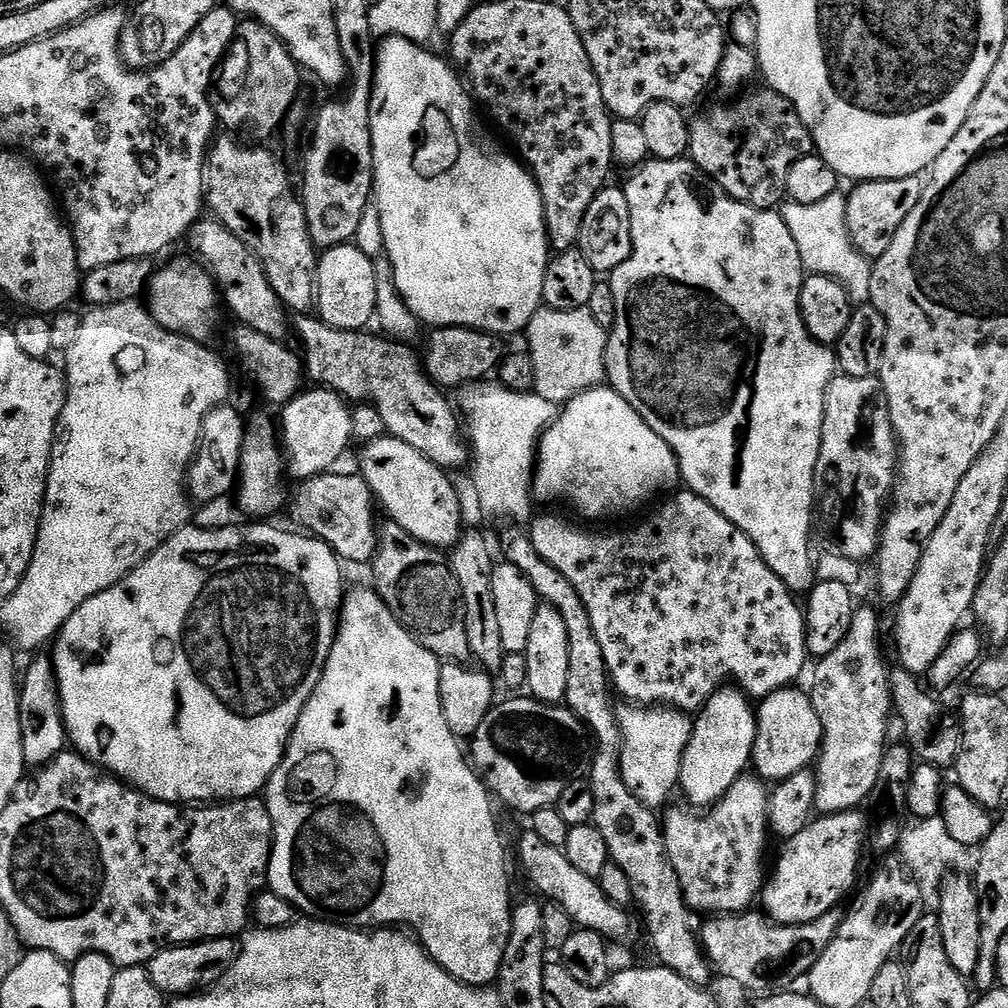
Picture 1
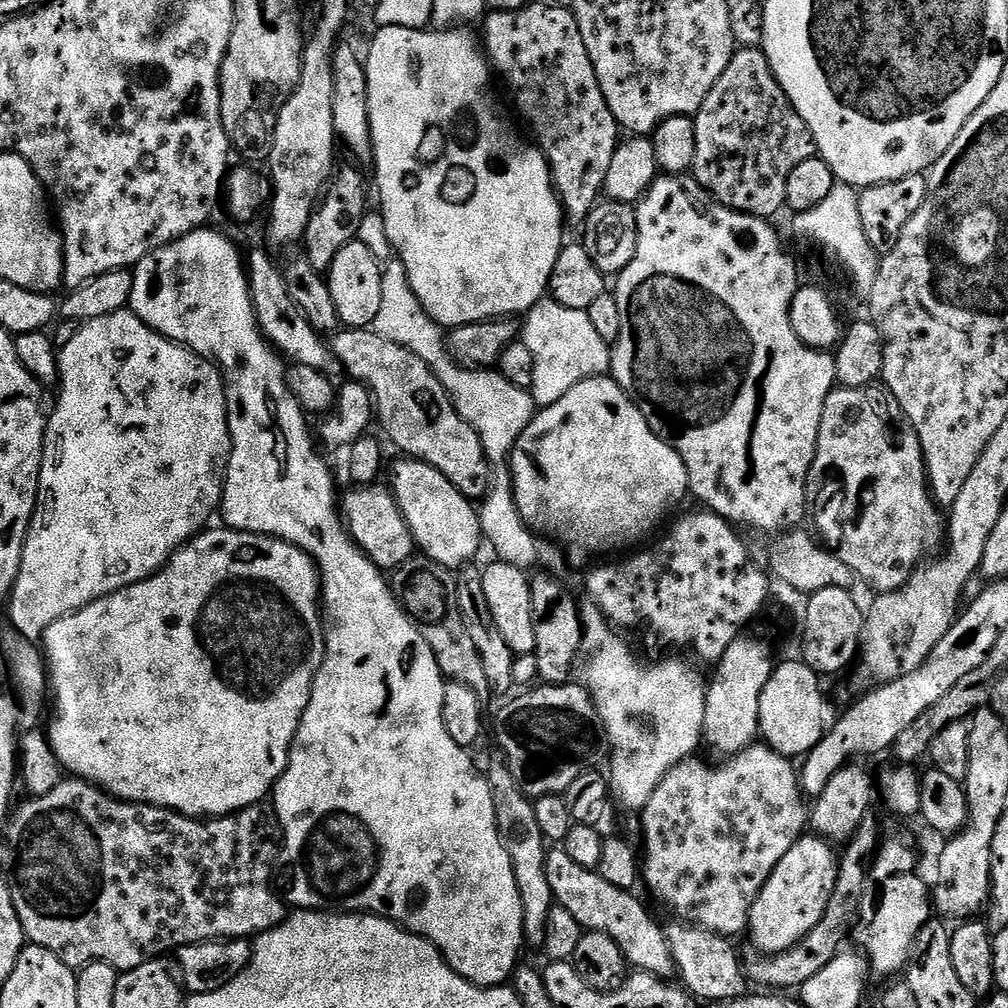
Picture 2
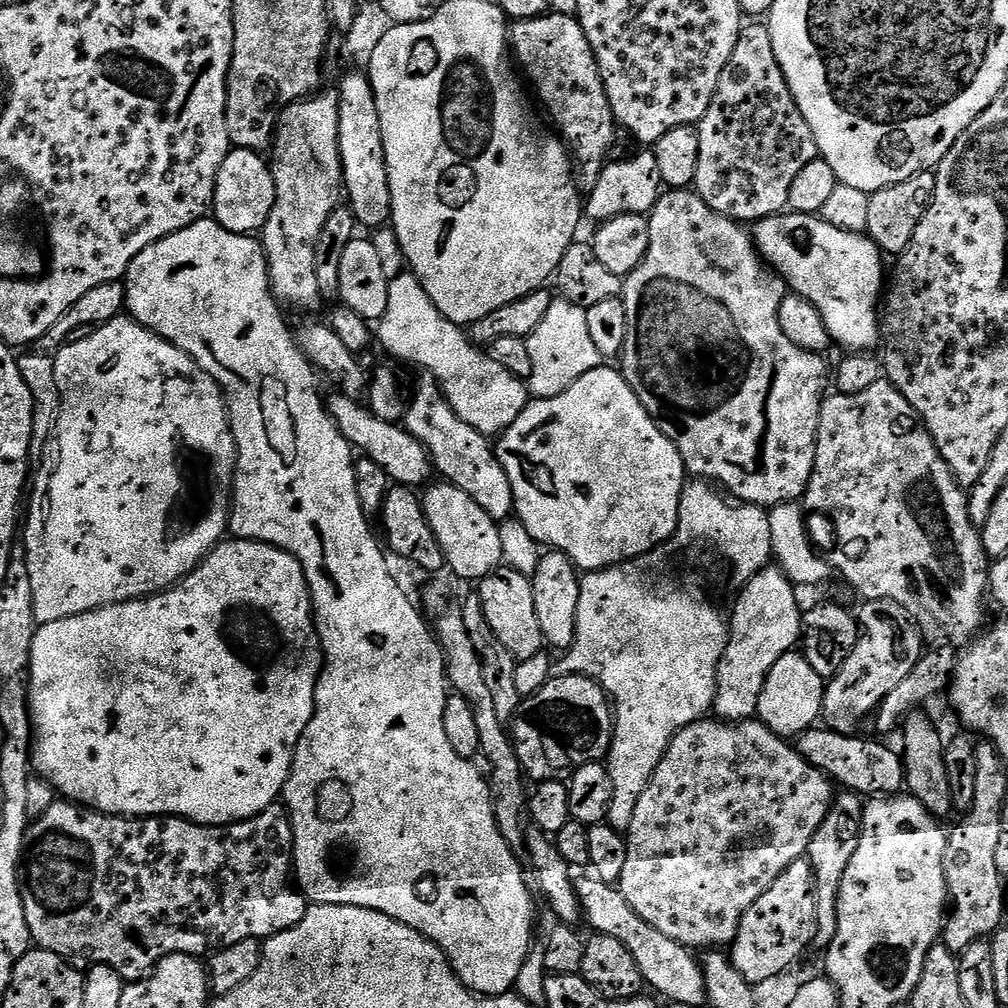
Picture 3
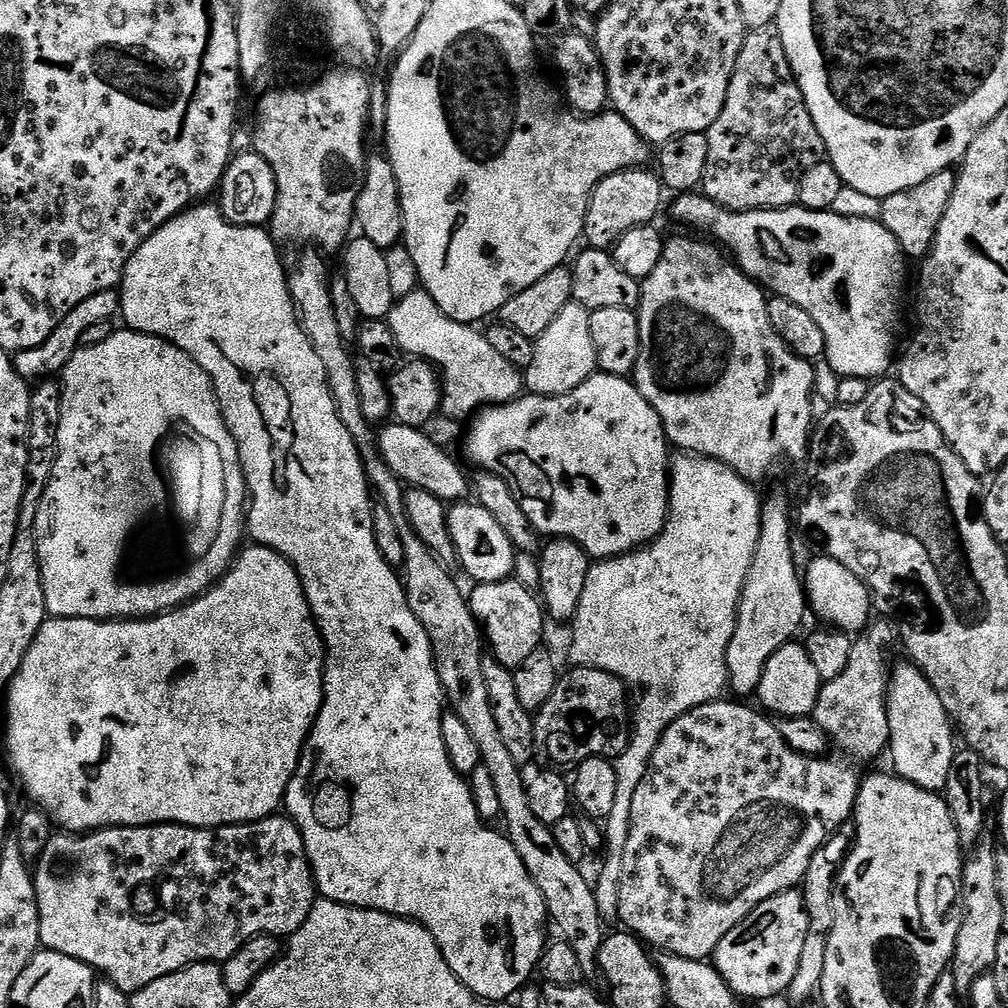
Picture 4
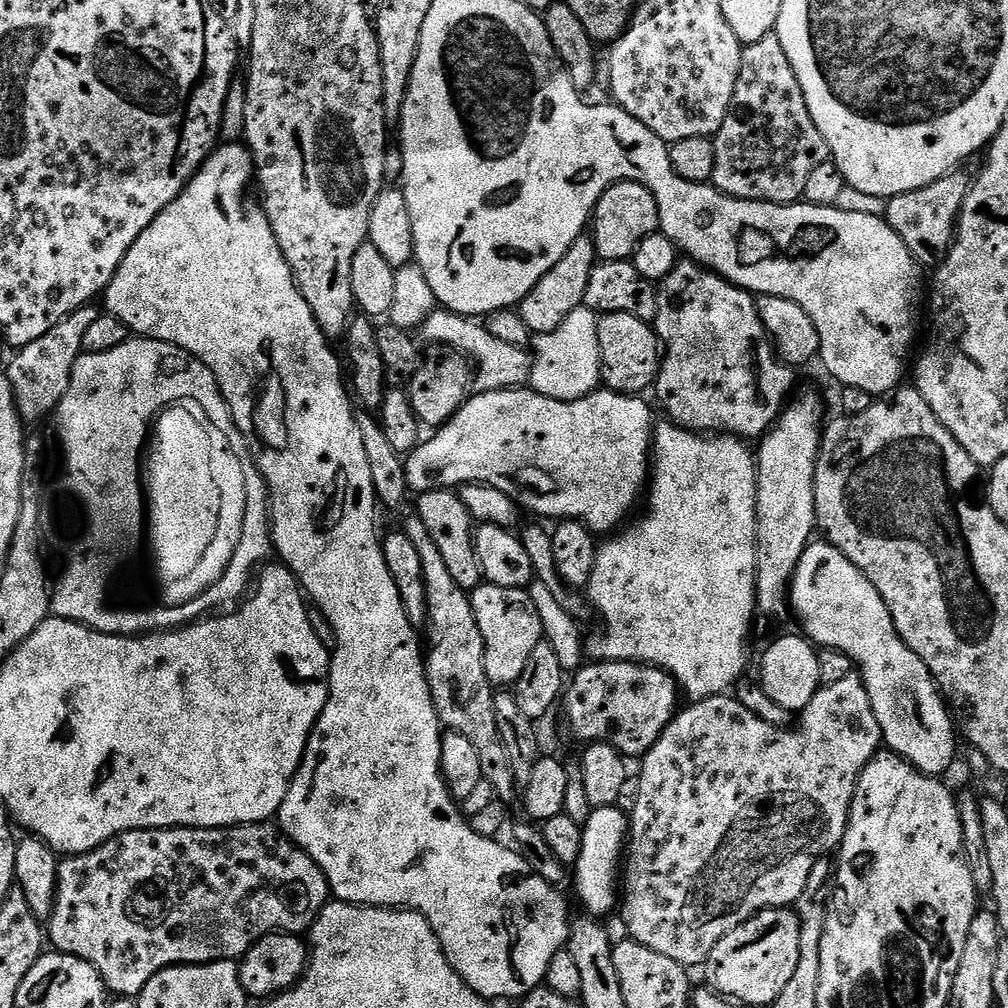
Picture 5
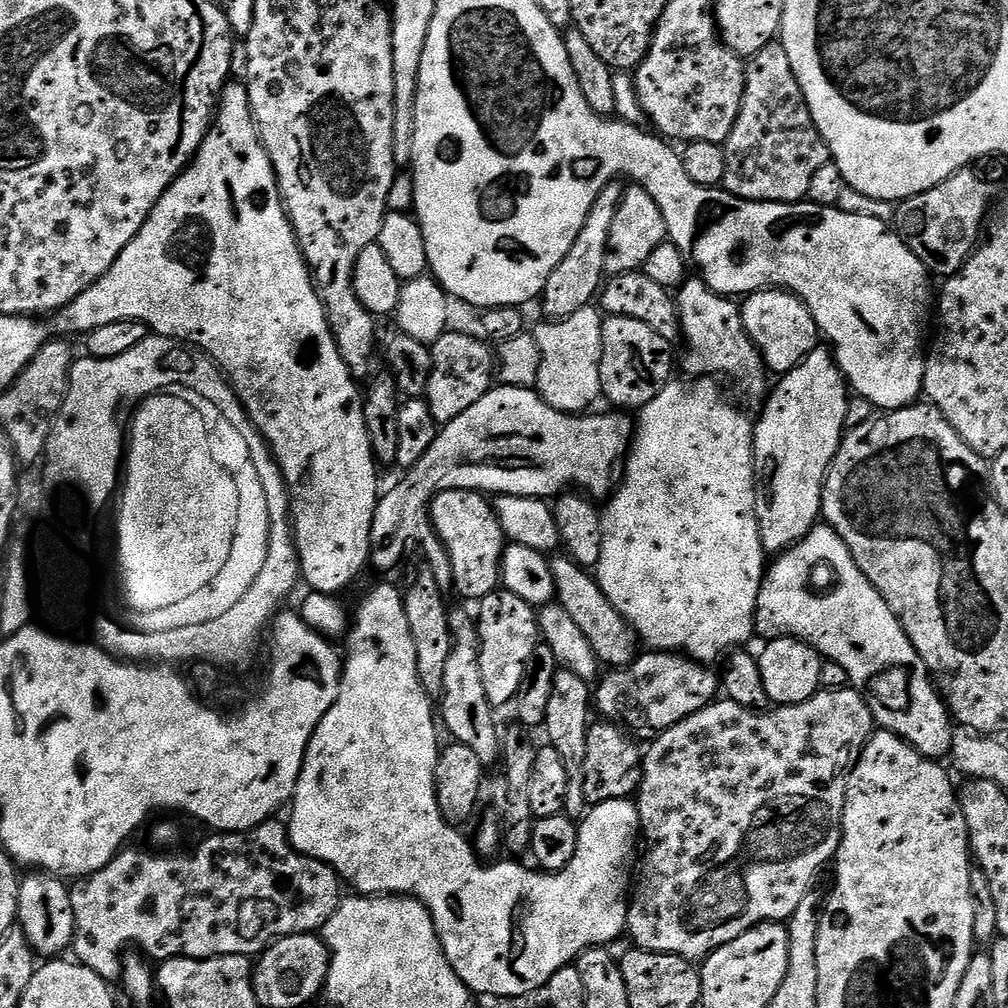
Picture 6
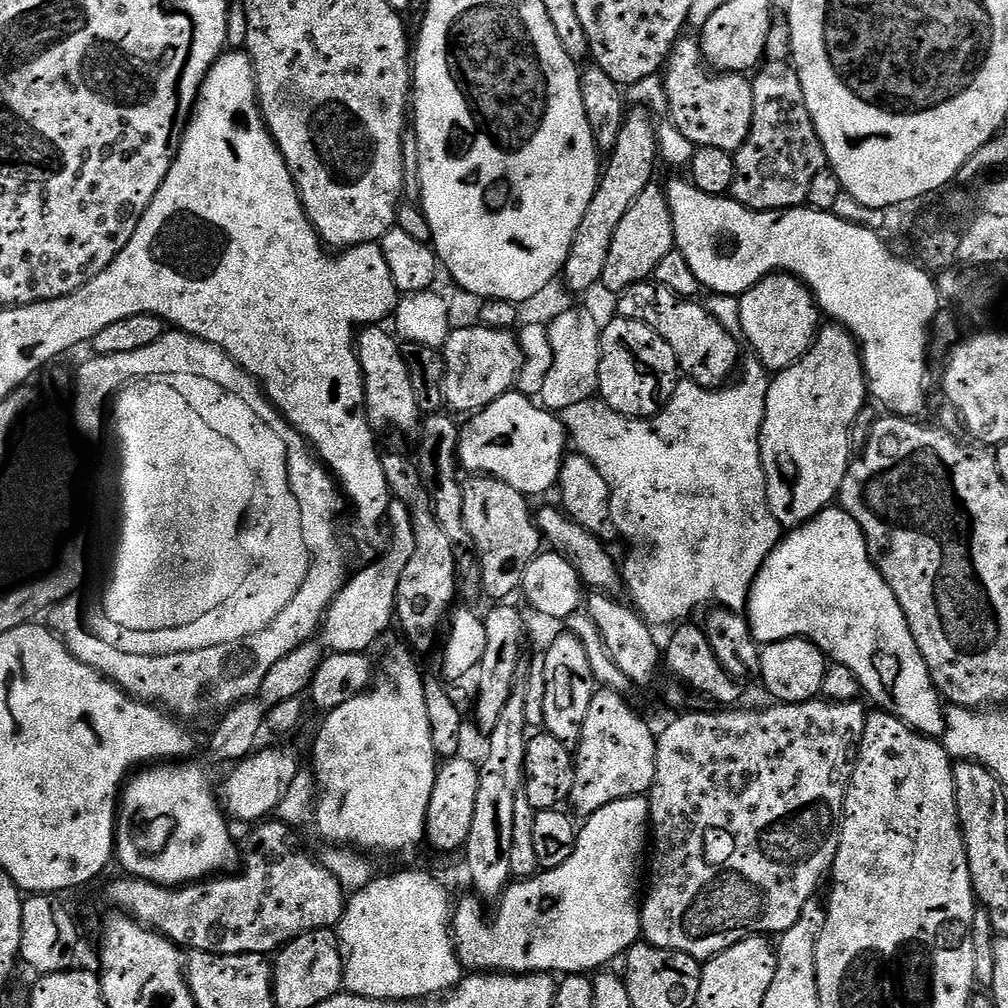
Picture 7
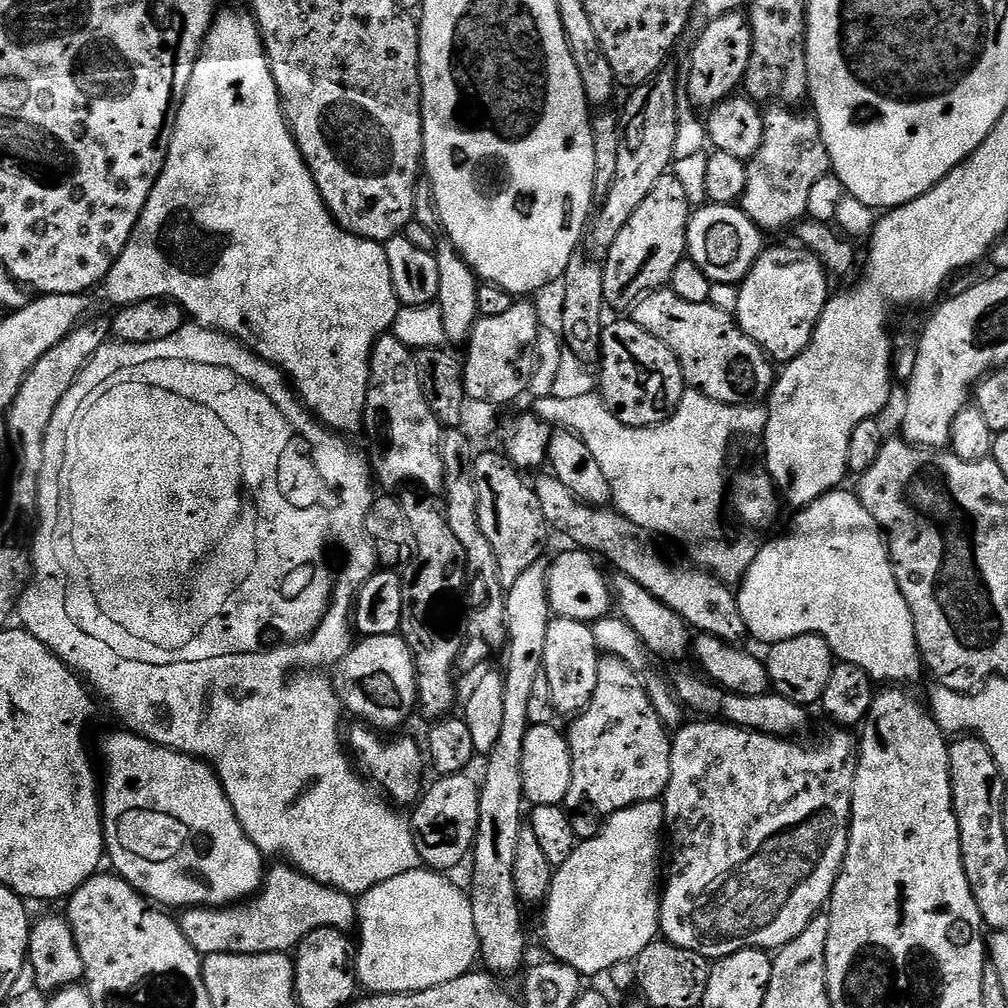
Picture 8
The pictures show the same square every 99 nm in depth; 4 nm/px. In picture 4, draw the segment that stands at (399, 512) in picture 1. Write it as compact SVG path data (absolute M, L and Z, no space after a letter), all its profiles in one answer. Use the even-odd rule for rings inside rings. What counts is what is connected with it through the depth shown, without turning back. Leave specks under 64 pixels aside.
M456 502L448 508L448 529L452 544L456 548L459 567L464 567L466 575L476 584L502 582L513 575L518 553L516 547L506 538L506 530L494 522L494 514L478 502Z

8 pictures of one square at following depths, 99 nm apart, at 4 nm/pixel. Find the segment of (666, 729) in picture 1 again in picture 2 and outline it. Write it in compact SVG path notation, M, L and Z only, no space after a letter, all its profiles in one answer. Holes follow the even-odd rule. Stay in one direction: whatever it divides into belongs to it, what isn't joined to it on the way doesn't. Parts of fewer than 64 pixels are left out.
M591 602L582 608L584 641L580 644L582 659L578 664L578 680L590 694L604 725L606 748L612 751L610 792L629 813L639 813L650 802L650 794L658 790L658 782L676 766L693 755L704 739L706 718L706 680L680 660L660 660L657 664L643 664L619 640L611 624L605 620L600 608Z

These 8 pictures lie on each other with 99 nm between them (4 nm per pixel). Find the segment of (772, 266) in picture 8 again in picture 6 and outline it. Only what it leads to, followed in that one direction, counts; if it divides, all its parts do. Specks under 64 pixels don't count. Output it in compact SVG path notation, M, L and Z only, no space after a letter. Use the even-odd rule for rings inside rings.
M766 288L763 292L753 292L743 301L740 313L769 373L794 370L821 343L822 333L810 310L803 300L787 290Z

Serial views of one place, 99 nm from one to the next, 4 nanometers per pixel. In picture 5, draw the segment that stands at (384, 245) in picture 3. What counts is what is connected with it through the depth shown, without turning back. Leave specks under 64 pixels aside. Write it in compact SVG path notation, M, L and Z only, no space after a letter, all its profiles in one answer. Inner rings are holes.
M413 262L396 269L394 278L394 306L390 313L390 320L397 328L416 330L424 320L425 341L433 340L433 345L456 348L474 362L474 384L482 392L501 392L506 387L505 381L500 381L500 356L508 355L508 360L514 367L520 368L524 364L525 349L518 346L506 347L500 339L494 338L490 330L484 328L483 323L475 319L459 316L457 312L437 310L434 290L430 290L430 282L426 282L426 274L422 274L419 264ZM581 306L558 326L550 334L536 336L534 340L534 349L536 348L536 357L532 360L532 381L530 387L532 391L542 394L546 398L555 400L581 400L586 398L591 392L597 391L601 387L600 379L600 342L598 340L598 326L600 325L600 316L594 310Z

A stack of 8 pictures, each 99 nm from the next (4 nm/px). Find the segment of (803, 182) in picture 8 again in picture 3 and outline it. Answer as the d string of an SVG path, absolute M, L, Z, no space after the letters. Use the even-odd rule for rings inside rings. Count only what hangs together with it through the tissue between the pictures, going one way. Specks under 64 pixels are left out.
M752 22L741 28L738 46L734 46L726 70L722 70L714 102L710 102L710 110L706 110L700 119L698 144L698 174L694 191L706 206L710 206L710 210L737 222L755 222L781 215L788 208L794 178L798 178L800 171L819 157L814 130L810 130L810 122L802 118L802 110L798 110L794 94L782 74L782 66L778 66L767 23Z

